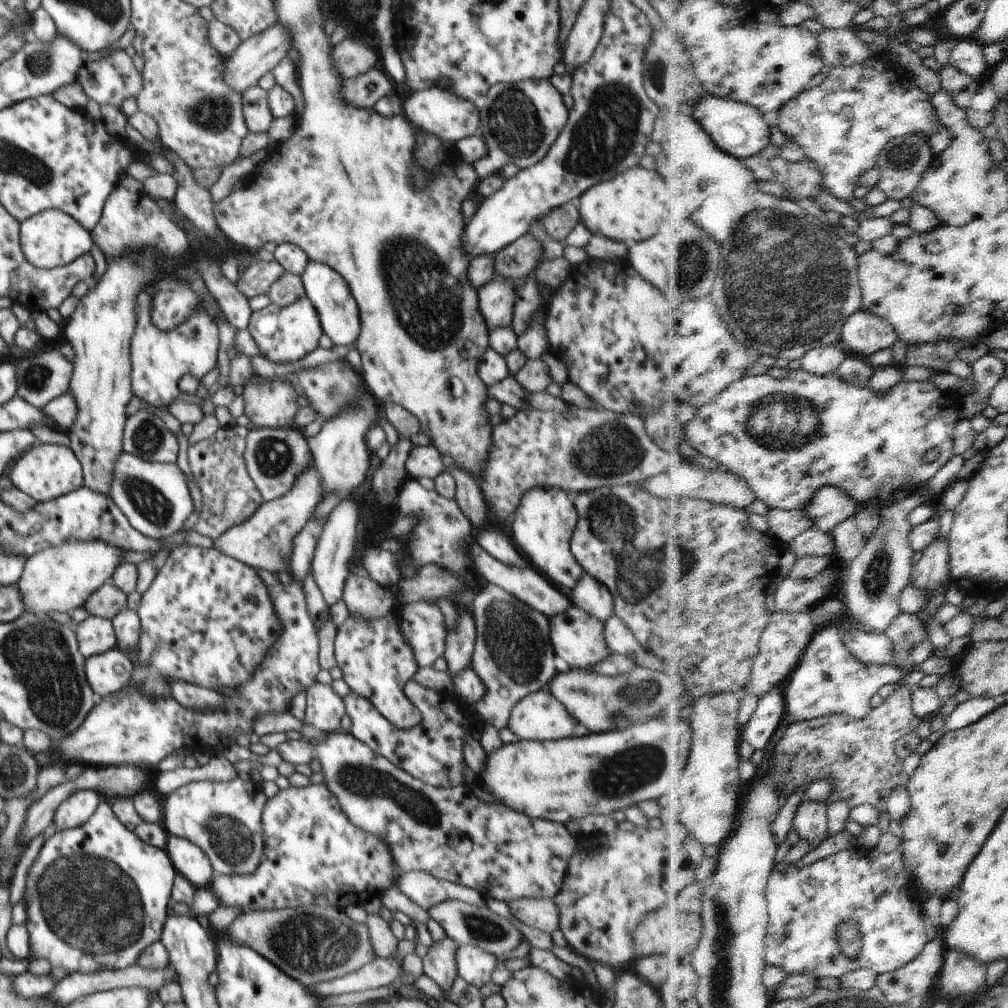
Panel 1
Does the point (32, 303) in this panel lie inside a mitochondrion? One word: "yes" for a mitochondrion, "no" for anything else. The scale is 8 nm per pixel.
no

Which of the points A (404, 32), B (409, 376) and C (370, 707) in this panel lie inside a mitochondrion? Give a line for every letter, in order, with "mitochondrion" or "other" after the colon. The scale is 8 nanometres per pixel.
A: other
B: other
C: other

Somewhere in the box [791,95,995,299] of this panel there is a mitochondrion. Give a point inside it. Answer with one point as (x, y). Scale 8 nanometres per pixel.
(902, 156)

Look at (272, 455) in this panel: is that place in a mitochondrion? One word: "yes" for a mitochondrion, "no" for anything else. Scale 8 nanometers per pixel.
yes

